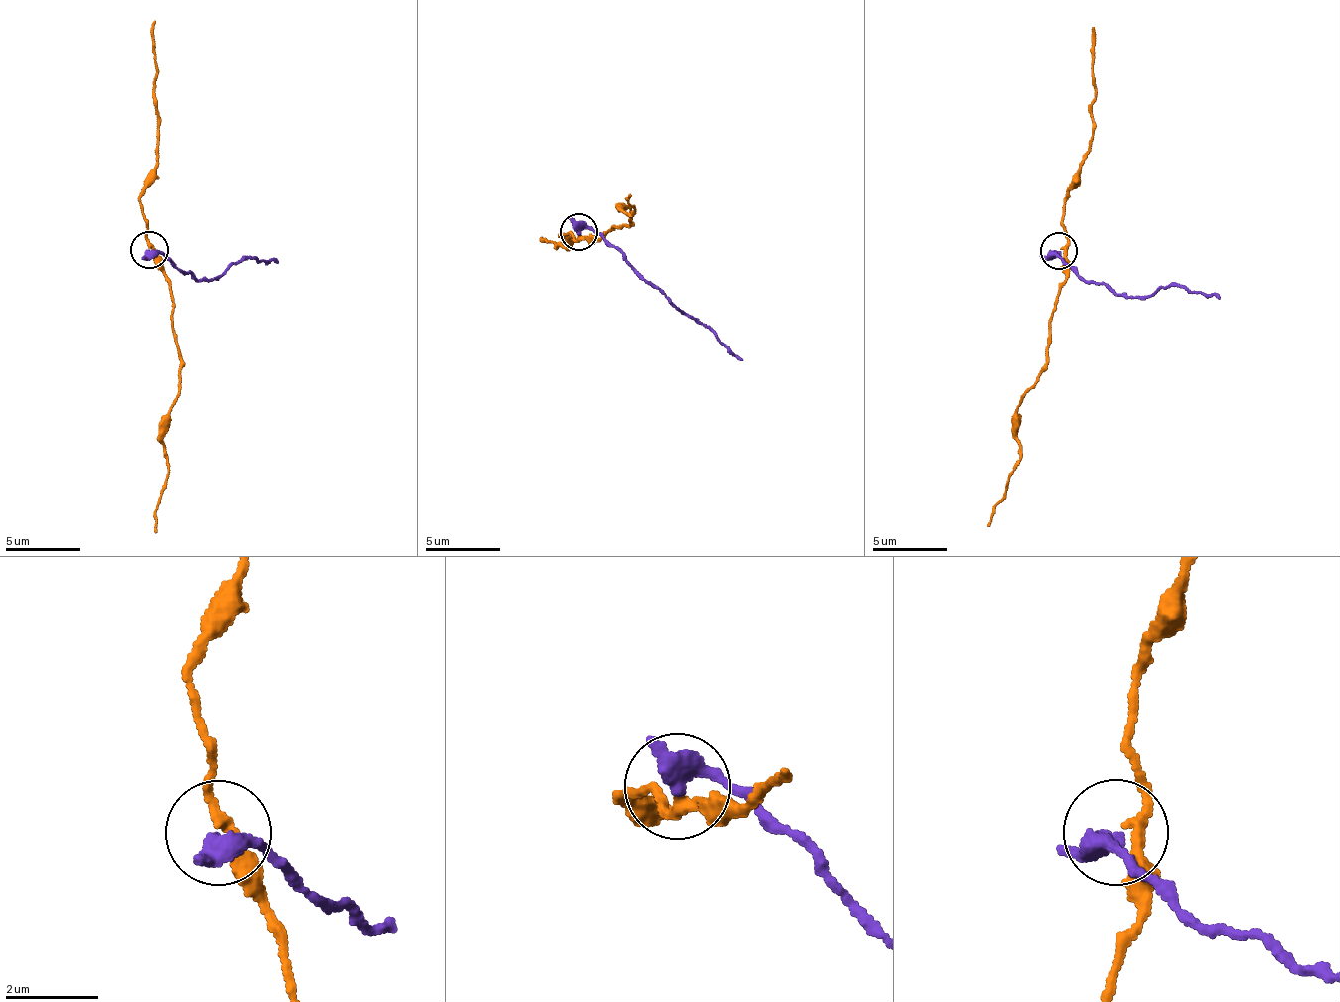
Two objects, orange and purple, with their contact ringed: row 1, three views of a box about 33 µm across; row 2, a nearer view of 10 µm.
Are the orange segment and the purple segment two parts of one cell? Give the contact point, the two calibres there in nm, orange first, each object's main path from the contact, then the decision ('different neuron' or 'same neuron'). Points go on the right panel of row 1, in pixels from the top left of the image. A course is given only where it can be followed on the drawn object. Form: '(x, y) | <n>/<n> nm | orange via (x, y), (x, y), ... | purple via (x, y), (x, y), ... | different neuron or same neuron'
(1058, 251) | 190/400 nm | orange via (1059, 248), (1065, 275), (1049, 325), (1047, 367), (1019, 403), (1016, 435), (1021, 461), (988, 527) | purple via (1059, 252), (1059, 257), (1086, 282), (1103, 282), (1116, 295), (1144, 297), (1169, 285), (1218, 301) | different neuron

